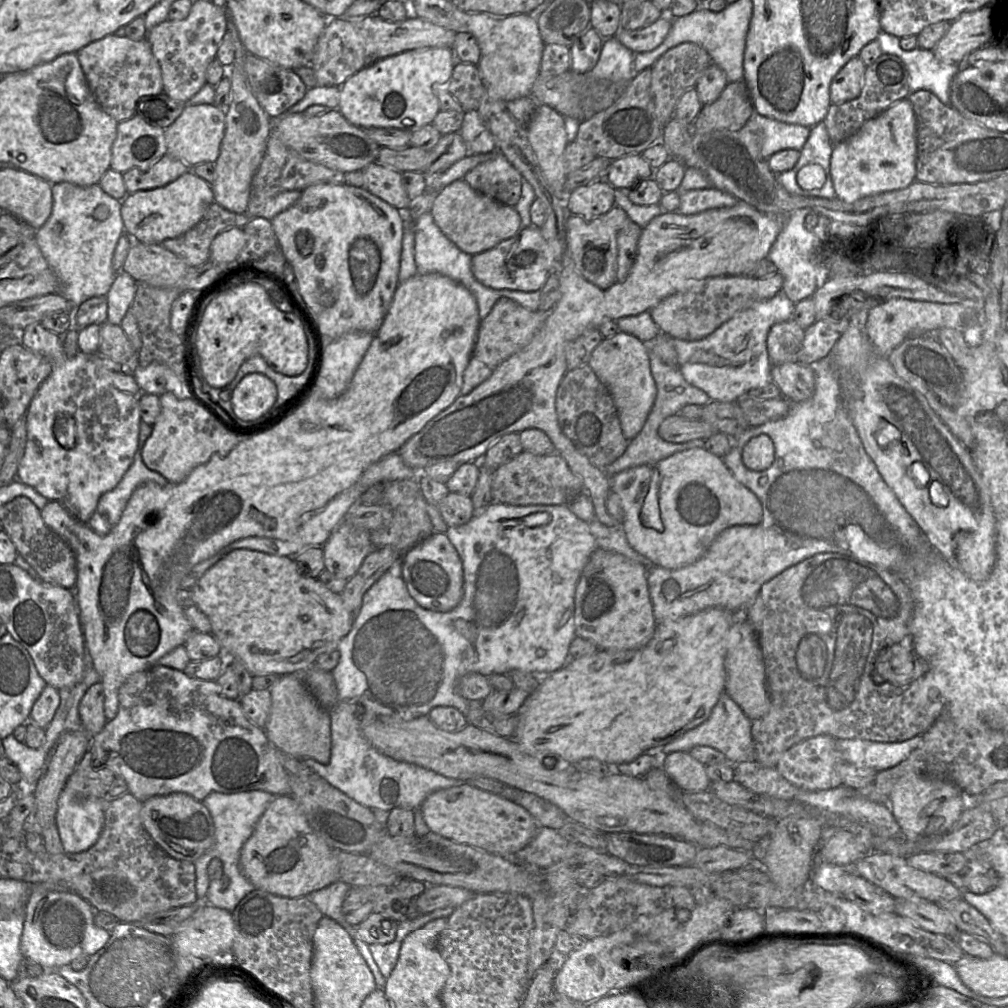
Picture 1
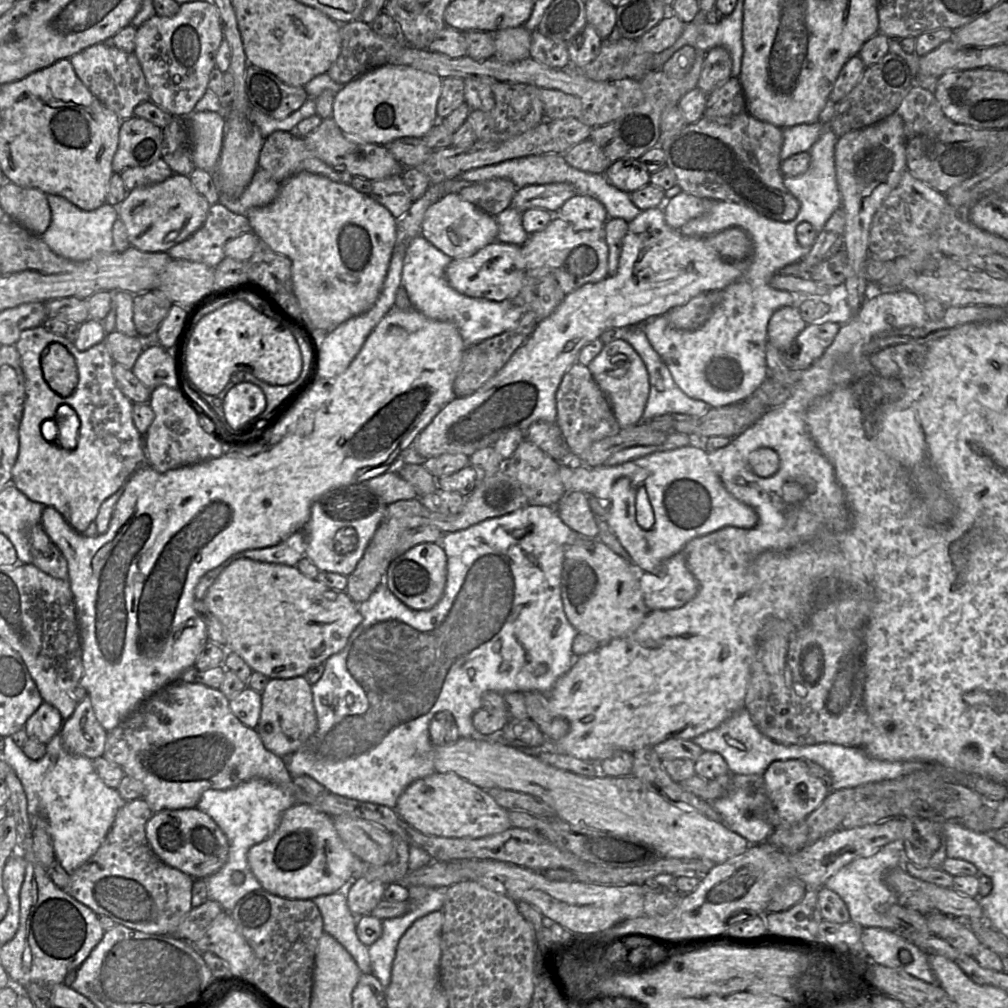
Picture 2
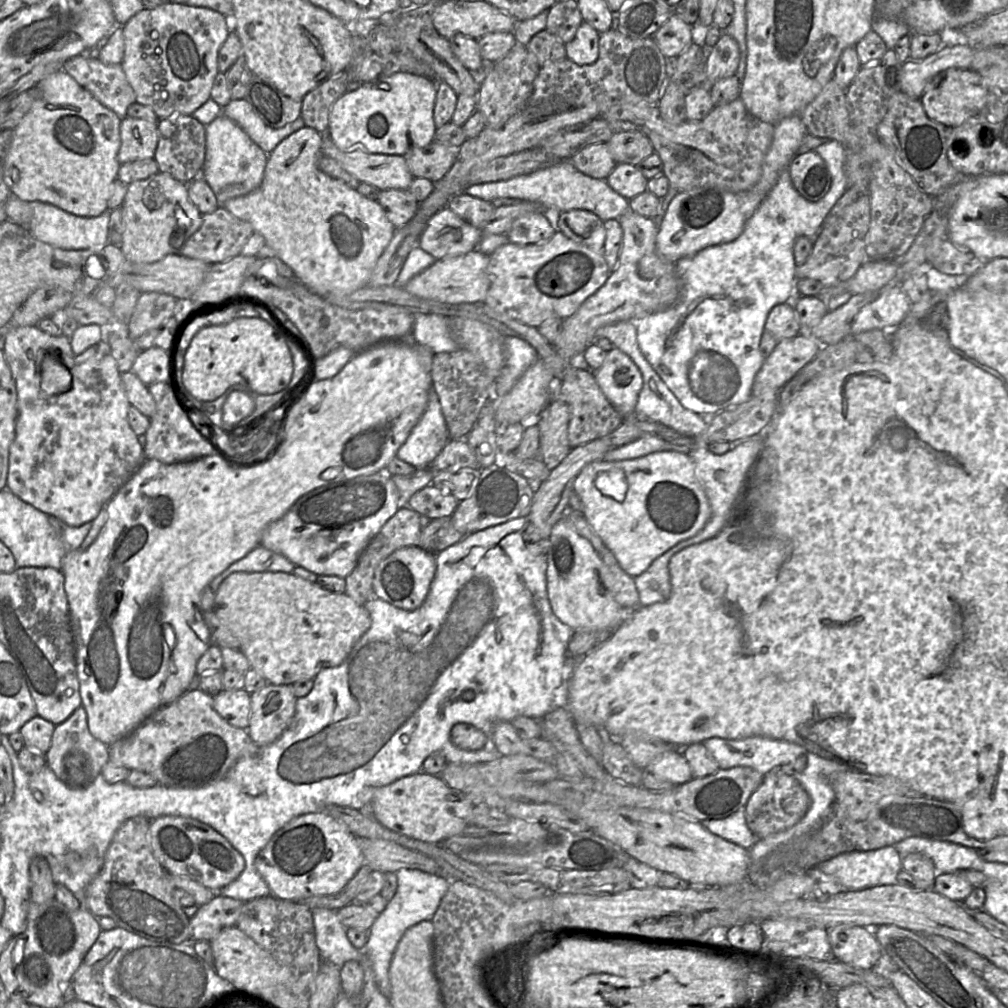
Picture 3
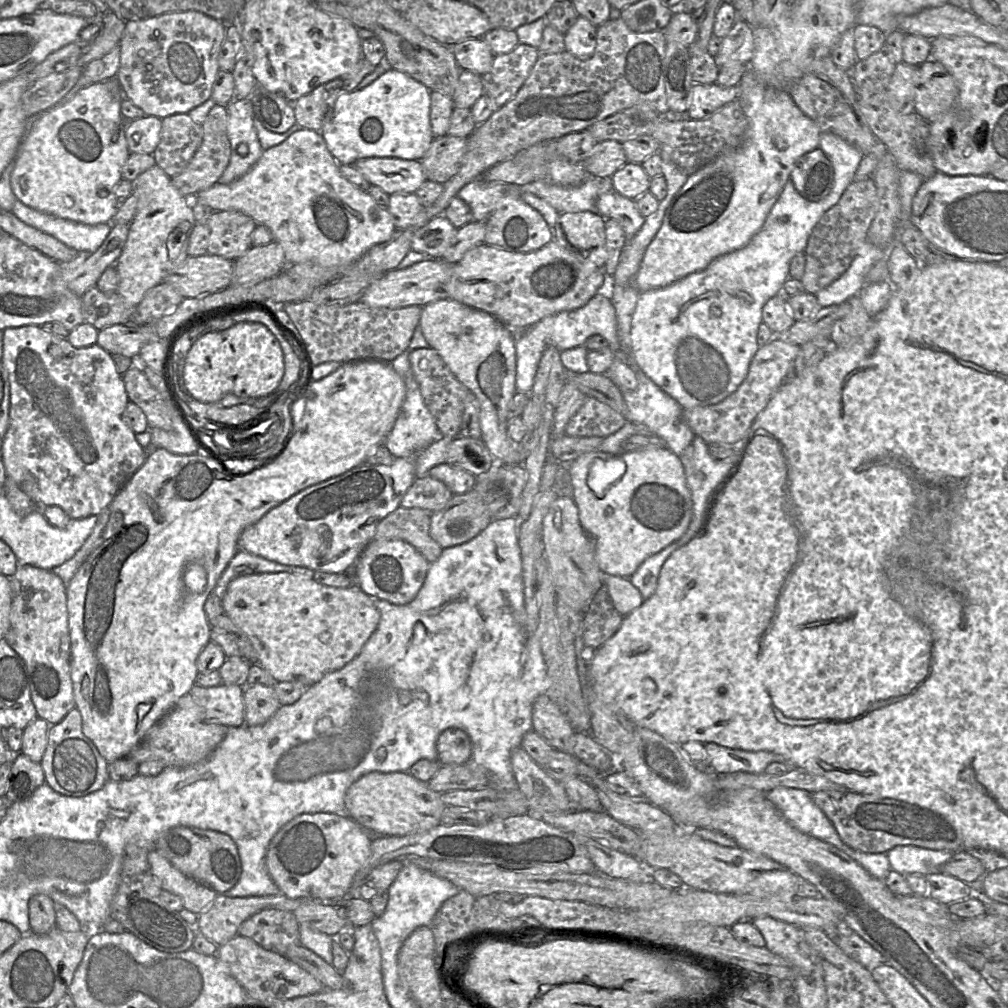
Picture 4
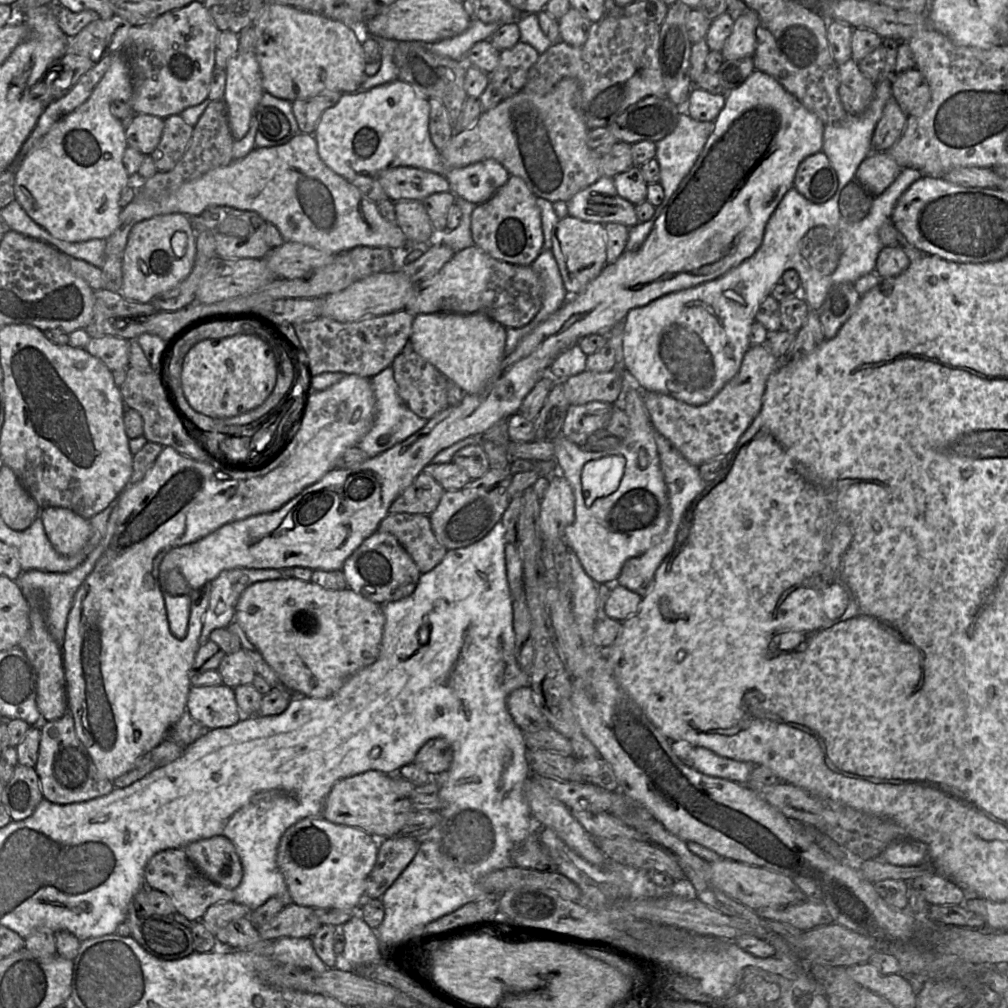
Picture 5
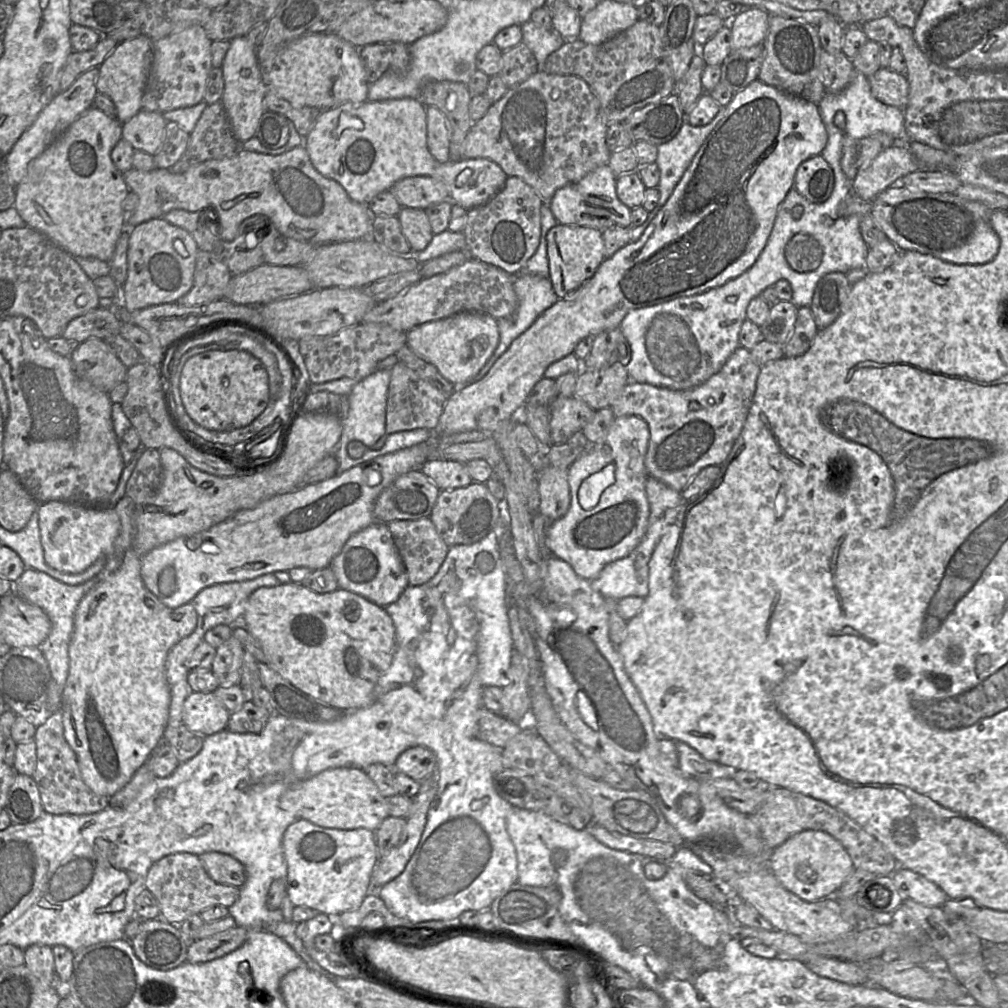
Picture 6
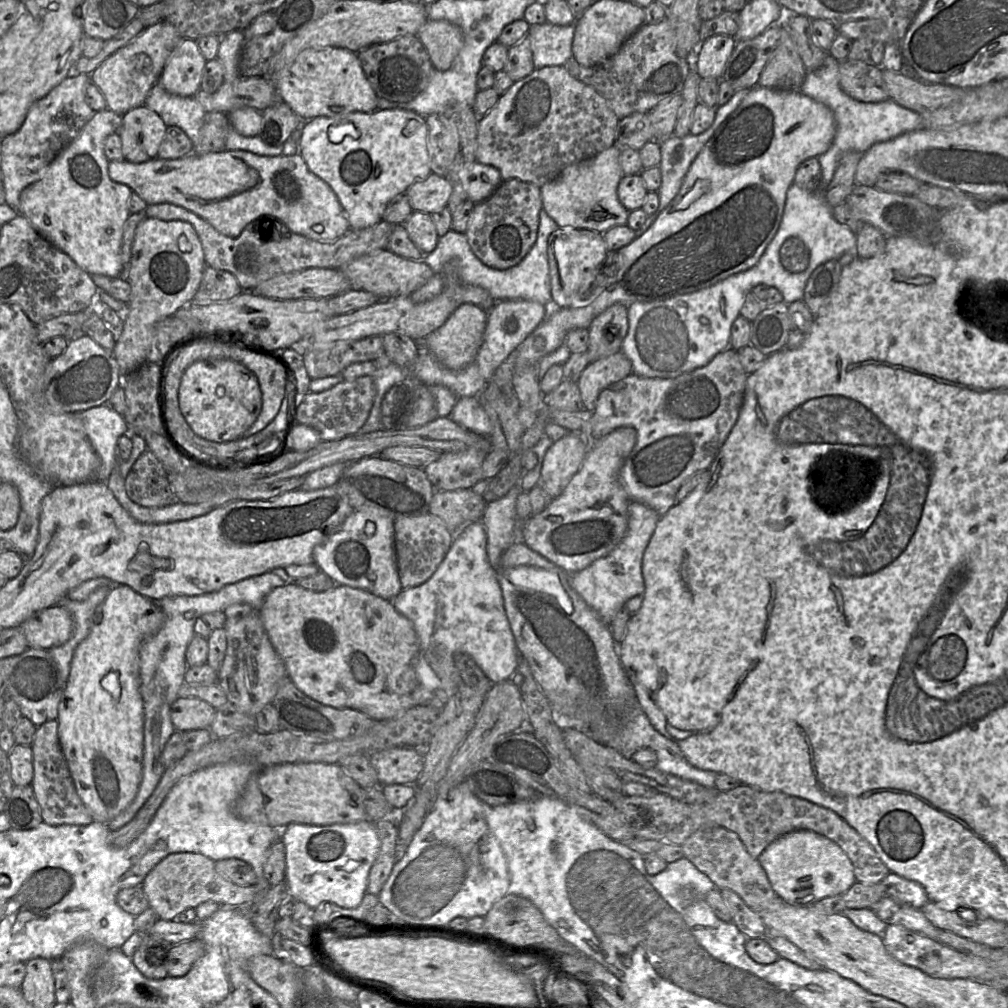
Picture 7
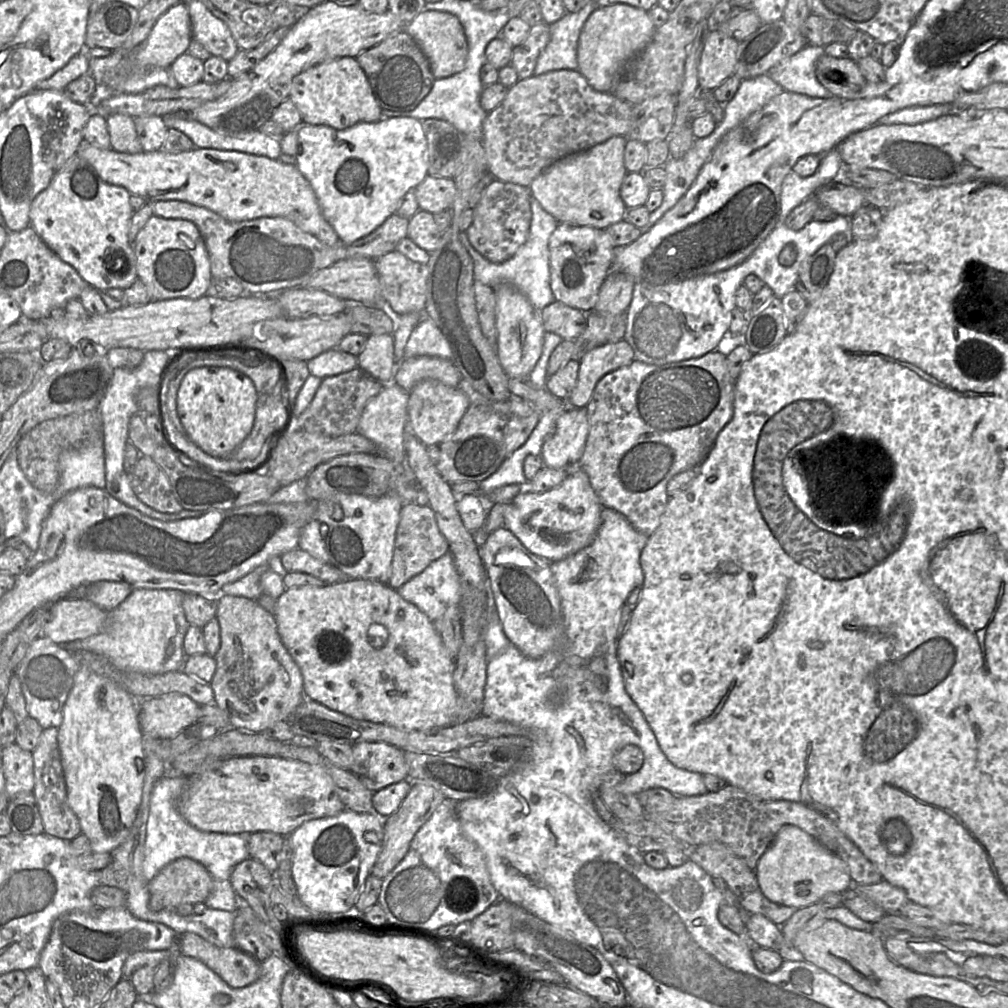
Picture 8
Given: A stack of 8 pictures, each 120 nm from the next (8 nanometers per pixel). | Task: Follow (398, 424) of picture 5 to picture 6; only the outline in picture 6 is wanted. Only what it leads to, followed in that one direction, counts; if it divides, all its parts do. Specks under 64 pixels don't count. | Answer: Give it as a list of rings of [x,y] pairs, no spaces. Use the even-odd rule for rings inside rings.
[[[391,369],[376,370],[369,376],[356,381],[348,394],[349,409],[347,416],[342,419],[341,437],[333,452],[338,461],[337,474],[378,456],[427,441],[431,437],[431,430],[424,428],[387,432],[386,403],[391,373]]]

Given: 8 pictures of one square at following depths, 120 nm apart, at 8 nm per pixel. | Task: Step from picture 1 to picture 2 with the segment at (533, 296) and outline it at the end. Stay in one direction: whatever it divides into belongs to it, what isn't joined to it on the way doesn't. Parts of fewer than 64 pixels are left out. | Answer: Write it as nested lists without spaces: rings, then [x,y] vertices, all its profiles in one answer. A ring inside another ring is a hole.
[[[423,236],[410,243],[403,259],[400,286],[404,288],[411,307],[429,319],[448,322],[456,326],[466,347],[516,328],[521,317],[529,310],[520,293],[512,299],[491,301],[473,298],[457,292],[448,283],[445,269],[452,258],[441,252]]]

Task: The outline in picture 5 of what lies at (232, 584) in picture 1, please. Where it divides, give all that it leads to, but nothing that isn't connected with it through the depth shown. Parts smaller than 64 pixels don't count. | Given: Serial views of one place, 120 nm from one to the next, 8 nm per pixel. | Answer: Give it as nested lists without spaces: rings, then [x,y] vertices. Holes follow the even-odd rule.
[[[285,577],[258,581],[247,587],[236,604],[234,621],[291,692],[326,698],[337,692],[352,675],[377,660],[385,615],[381,605],[348,587],[330,590],[310,580]]]

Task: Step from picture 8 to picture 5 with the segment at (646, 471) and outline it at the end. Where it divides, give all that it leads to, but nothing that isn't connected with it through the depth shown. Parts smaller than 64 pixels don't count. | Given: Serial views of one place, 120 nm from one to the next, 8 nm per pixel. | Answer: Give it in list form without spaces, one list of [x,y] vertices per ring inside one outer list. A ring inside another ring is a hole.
[[[765,345],[750,346],[745,353],[737,374],[708,403],[693,406],[665,394],[643,391],[643,401],[647,409],[653,429],[664,436],[672,446],[692,465],[699,467],[703,463],[722,456],[730,456],[740,437],[748,429],[759,413],[770,375],[780,365]]]

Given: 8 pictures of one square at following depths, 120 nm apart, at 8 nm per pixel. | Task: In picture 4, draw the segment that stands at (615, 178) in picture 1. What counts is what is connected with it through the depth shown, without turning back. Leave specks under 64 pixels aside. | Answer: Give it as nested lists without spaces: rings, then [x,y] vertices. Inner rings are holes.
[[[626,162],[610,179],[616,192],[632,200],[649,191],[651,180],[641,164],[634,162]]]

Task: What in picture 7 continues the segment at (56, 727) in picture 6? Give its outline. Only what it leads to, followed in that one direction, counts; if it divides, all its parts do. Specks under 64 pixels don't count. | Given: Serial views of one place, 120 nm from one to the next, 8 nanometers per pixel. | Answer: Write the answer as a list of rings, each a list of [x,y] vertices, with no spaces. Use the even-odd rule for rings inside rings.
[[[57,719],[37,727],[31,748],[34,770],[31,785],[40,806],[43,822],[51,826],[90,824],[93,821],[92,814],[77,794],[59,743]]]

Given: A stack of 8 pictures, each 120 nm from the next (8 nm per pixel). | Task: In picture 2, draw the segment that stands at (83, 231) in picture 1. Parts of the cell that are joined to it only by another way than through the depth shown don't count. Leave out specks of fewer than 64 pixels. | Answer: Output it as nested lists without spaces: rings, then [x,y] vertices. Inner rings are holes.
[[[53,194],[47,198],[51,223],[40,238],[54,253],[71,261],[85,261],[97,253],[114,251],[112,228],[119,218],[117,207],[105,203],[93,211],[84,211],[62,196]]]

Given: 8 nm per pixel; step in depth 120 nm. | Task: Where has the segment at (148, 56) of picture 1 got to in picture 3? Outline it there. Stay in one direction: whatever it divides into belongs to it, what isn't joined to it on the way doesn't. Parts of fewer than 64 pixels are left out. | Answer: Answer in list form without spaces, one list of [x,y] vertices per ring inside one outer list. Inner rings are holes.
[[[85,53],[64,62],[63,70],[120,119],[127,117],[128,107],[136,102],[121,64],[106,65],[96,55]]]

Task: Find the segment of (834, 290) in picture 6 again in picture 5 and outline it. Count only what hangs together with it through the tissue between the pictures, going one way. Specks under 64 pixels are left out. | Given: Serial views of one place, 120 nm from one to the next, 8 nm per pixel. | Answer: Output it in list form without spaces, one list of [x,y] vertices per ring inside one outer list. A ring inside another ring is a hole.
[[[839,282],[833,284],[818,310],[826,339],[834,338],[841,327],[855,313],[861,300],[860,294],[852,283]]]

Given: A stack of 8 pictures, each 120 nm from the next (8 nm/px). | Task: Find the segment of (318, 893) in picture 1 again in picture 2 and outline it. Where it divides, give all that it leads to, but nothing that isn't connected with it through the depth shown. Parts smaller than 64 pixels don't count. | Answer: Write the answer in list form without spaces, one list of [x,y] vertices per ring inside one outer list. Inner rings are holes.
[[[339,890],[311,900],[321,913],[324,932],[334,937],[350,953],[362,973],[372,974],[368,947],[357,936],[357,917],[348,907],[346,892]]]

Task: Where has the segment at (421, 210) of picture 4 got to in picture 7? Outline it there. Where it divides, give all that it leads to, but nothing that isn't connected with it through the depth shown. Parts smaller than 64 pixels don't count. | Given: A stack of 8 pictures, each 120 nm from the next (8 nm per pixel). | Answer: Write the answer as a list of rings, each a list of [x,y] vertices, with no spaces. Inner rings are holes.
[[[413,211],[402,225],[404,225],[411,241],[424,255],[436,248],[439,235],[431,214]]]

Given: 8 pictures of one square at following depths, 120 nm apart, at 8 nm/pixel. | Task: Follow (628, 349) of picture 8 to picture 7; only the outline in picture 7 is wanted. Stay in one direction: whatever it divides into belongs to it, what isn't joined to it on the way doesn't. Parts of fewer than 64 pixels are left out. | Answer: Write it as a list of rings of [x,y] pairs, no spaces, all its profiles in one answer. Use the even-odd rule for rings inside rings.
[[[622,351],[589,363],[577,381],[584,409],[593,411],[601,391],[631,373],[632,363]]]

